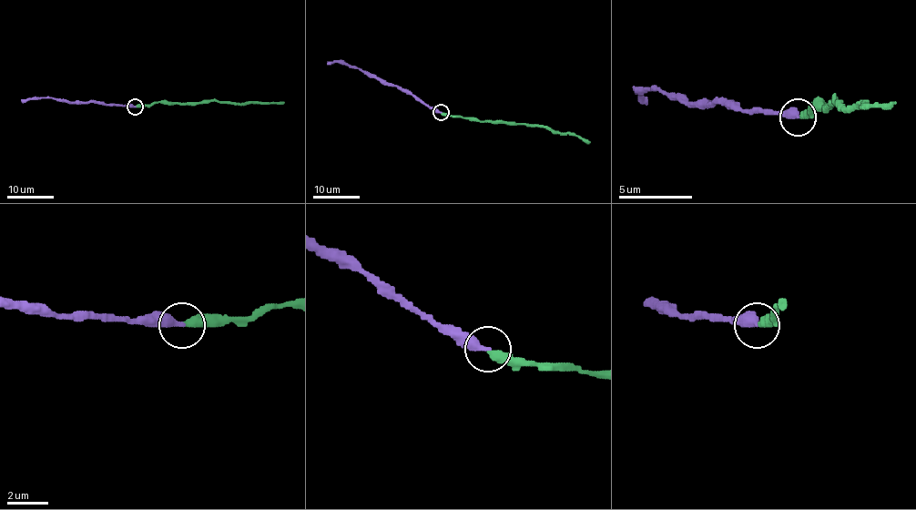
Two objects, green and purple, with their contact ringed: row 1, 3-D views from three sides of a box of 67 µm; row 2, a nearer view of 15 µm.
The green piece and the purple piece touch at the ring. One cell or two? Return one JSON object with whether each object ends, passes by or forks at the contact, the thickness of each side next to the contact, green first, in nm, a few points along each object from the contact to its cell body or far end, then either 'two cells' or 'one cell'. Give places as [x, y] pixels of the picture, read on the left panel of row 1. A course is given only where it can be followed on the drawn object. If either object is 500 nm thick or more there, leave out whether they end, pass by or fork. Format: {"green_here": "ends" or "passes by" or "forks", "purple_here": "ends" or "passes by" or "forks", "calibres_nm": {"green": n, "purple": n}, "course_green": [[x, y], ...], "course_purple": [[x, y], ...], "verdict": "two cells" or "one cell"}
{"green_here": "ends", "purple_here": "ends", "calibres_nm": {"green": 400, "purple": 320}, "course_green": [[135, 107], [164, 102], [198, 104], [218, 100], [242, 104], [283, 102]], "course_purple": [[135, 107], [95, 102], [70, 103], [51, 98], [22, 102]], "verdict": "one cell"}

